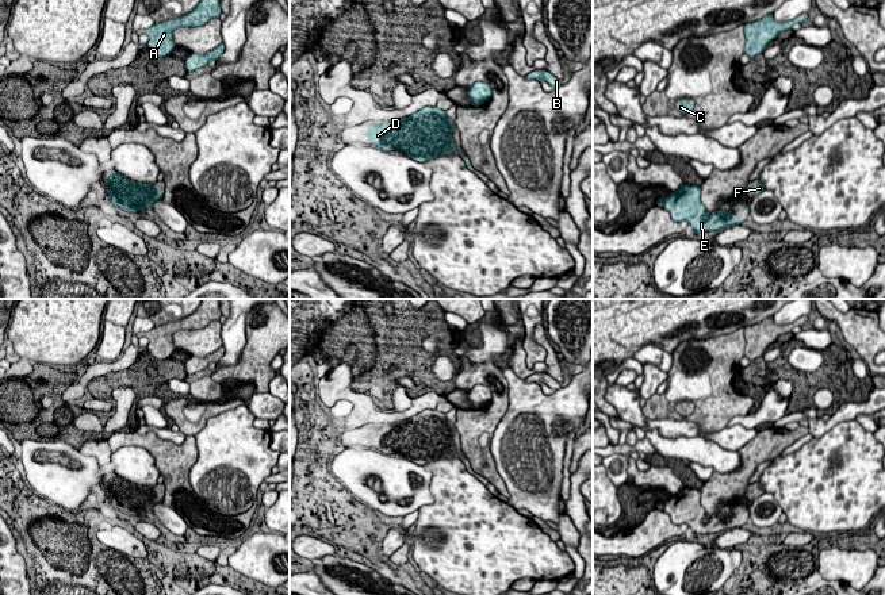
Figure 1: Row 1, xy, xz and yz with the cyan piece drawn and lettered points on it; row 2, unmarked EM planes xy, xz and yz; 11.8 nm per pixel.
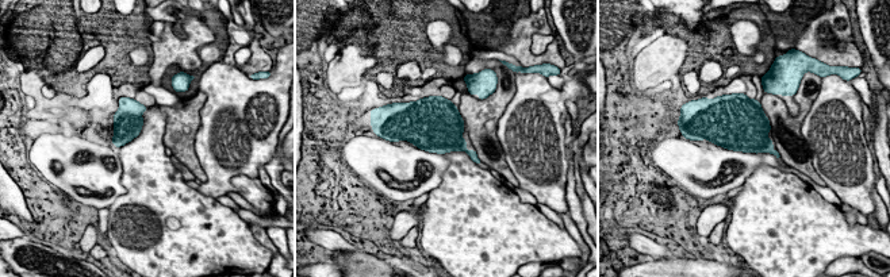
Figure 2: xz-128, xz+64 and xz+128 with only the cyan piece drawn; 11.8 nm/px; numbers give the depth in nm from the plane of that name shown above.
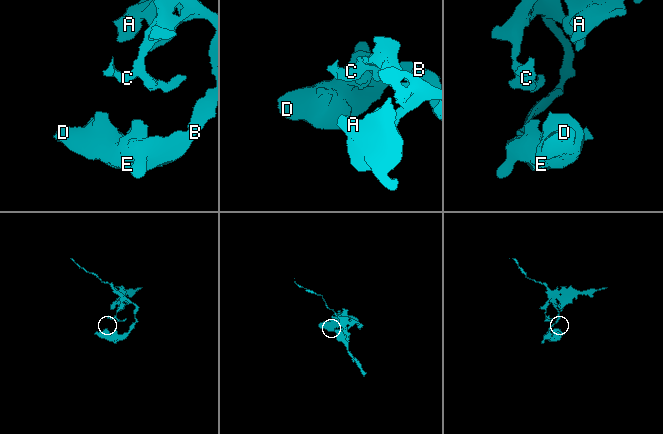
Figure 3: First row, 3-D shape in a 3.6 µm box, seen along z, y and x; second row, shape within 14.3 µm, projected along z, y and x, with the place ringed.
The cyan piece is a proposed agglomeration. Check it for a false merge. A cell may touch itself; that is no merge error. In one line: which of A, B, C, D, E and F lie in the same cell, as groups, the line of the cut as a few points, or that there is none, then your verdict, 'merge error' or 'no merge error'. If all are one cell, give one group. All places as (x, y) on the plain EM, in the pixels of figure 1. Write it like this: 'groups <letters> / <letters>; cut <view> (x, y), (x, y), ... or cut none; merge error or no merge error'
groups A B C D E F; cut none; no merge error

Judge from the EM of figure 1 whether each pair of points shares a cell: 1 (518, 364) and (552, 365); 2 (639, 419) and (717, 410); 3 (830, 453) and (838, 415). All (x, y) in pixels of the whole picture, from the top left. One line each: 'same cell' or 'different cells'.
1: same cell
2: different cells
3: different cells

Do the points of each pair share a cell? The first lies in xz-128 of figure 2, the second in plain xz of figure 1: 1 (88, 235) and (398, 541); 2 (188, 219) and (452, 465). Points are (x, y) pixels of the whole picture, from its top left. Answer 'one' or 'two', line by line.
1: one
2: one

